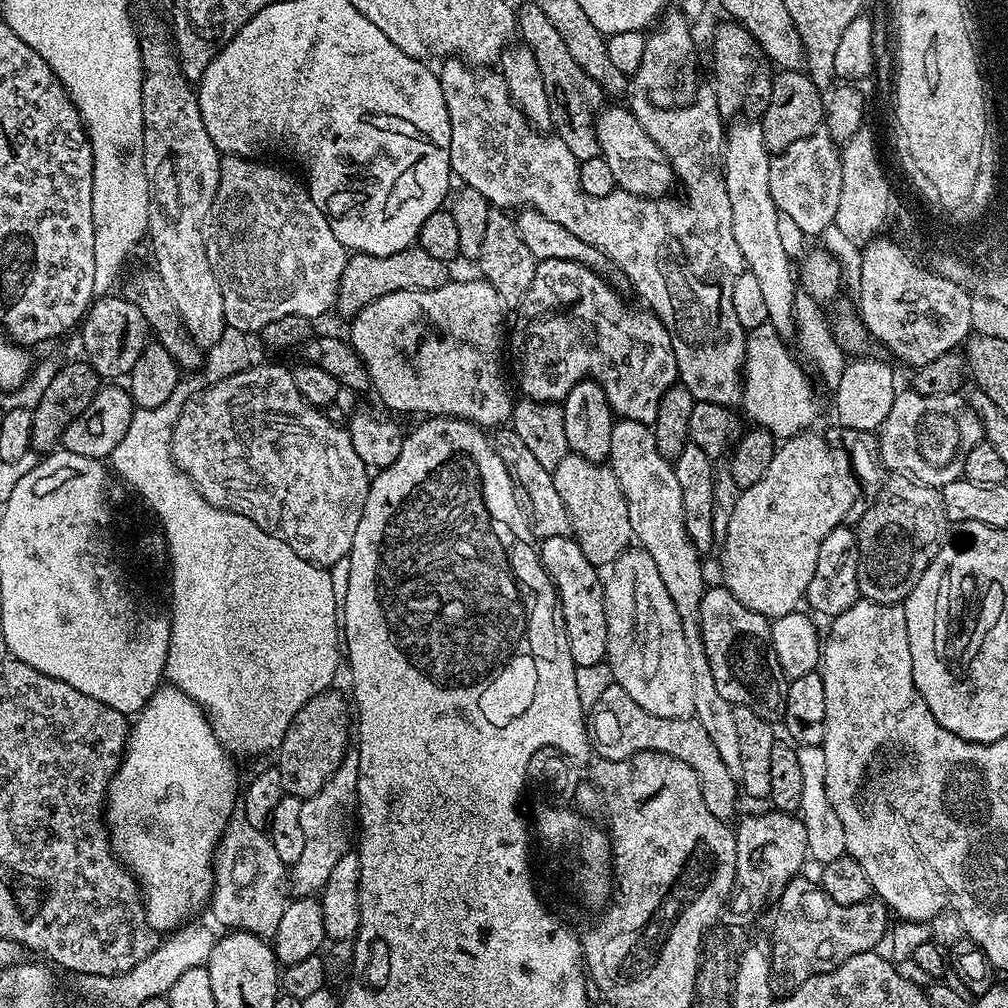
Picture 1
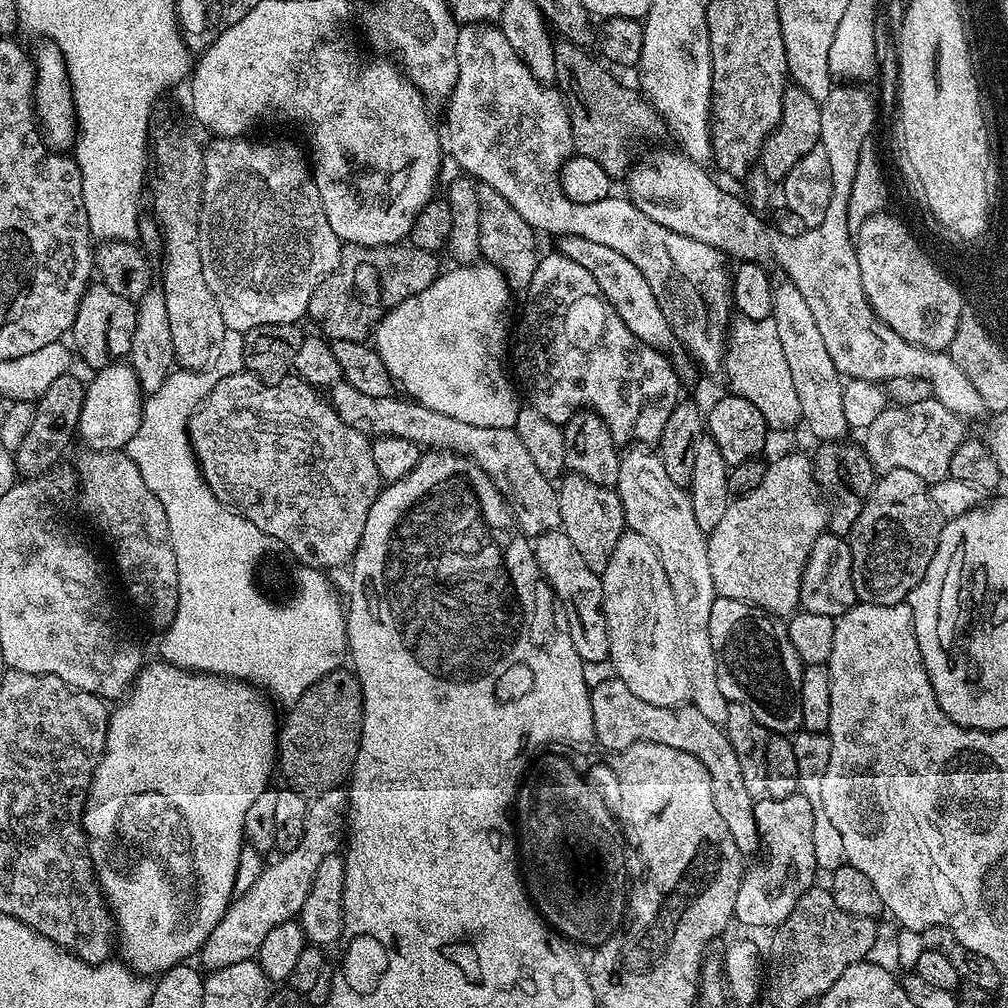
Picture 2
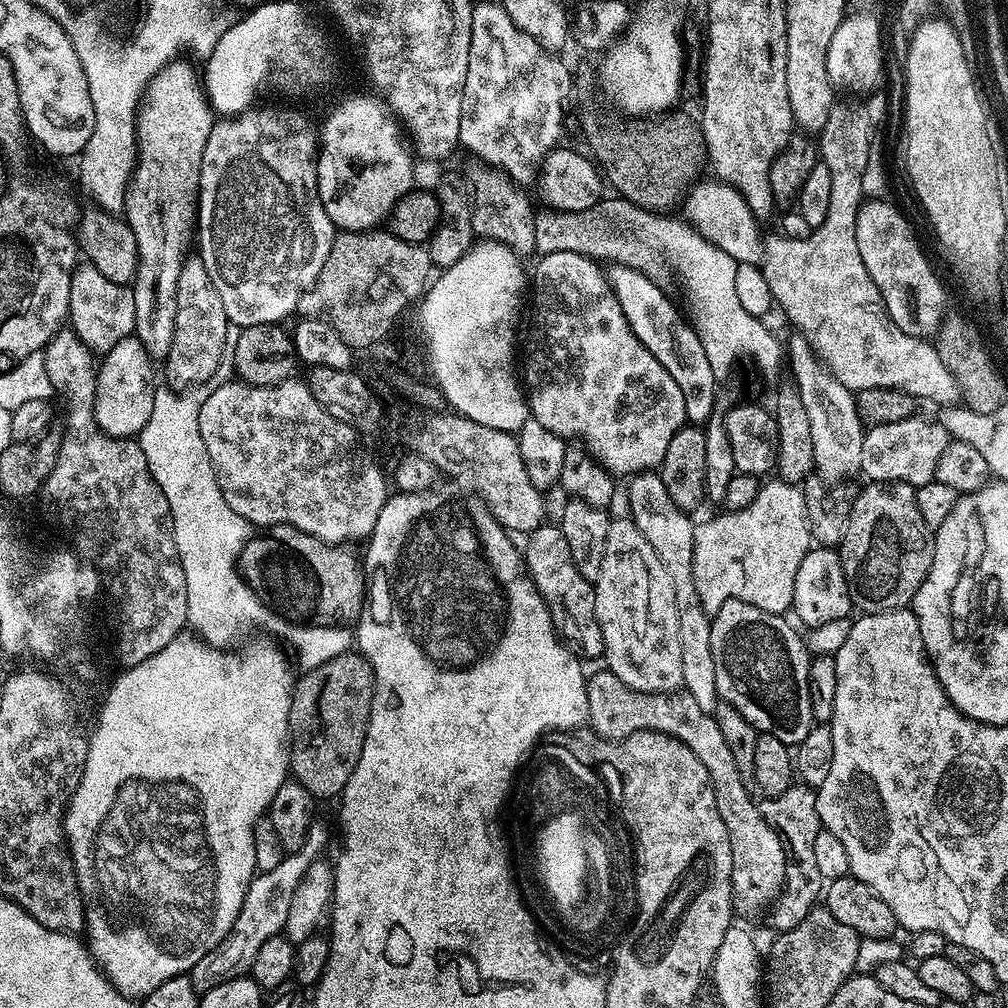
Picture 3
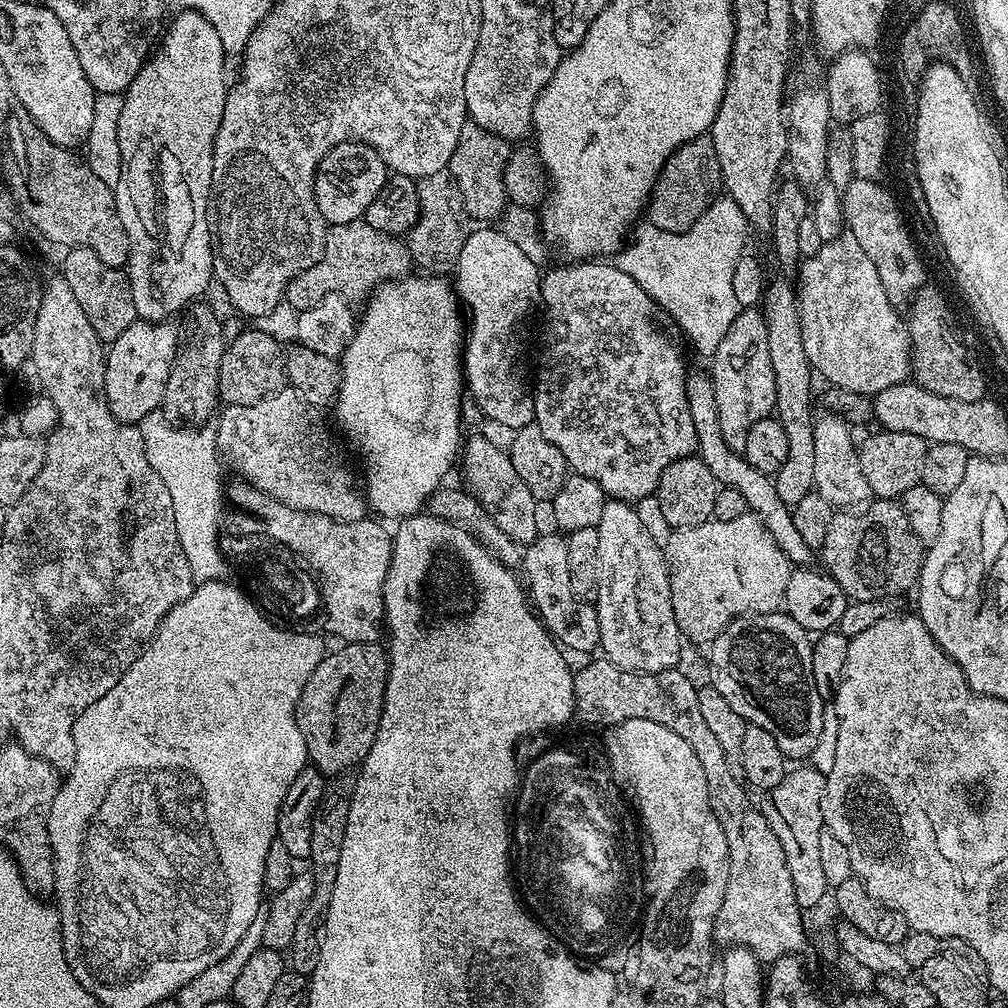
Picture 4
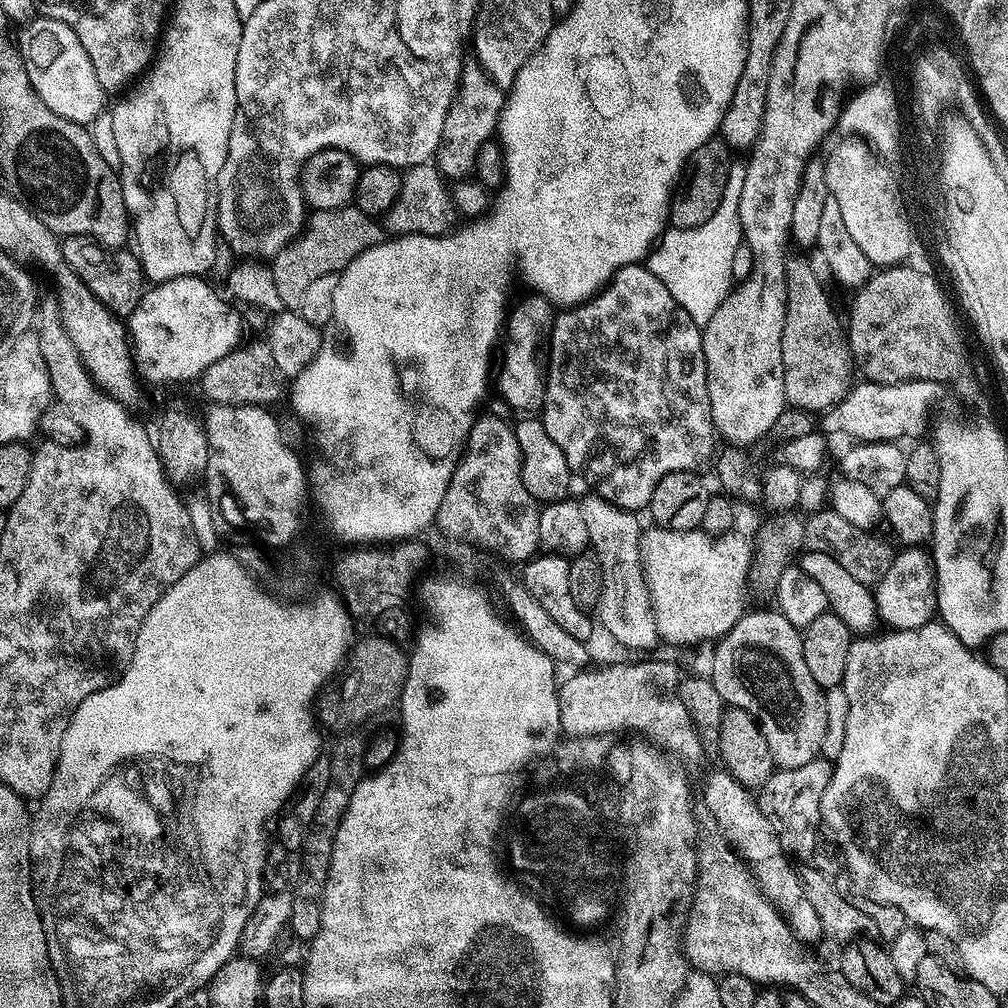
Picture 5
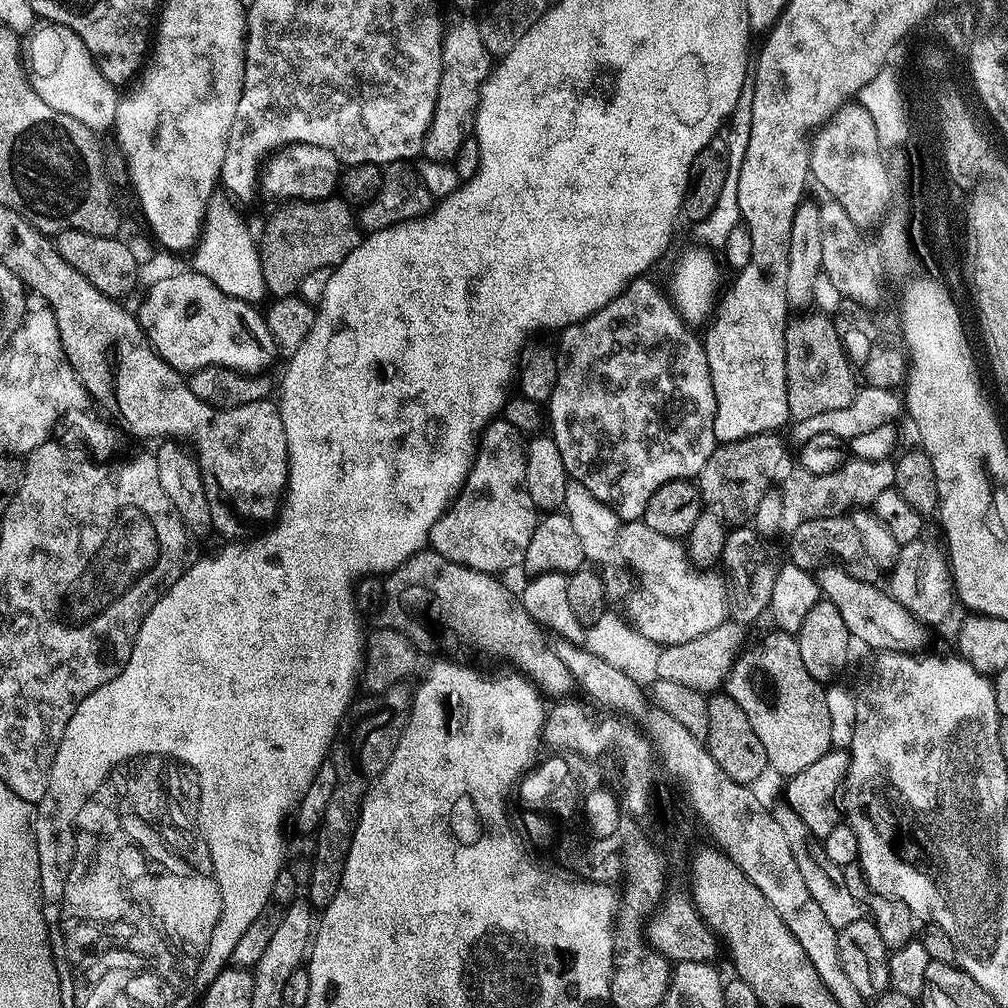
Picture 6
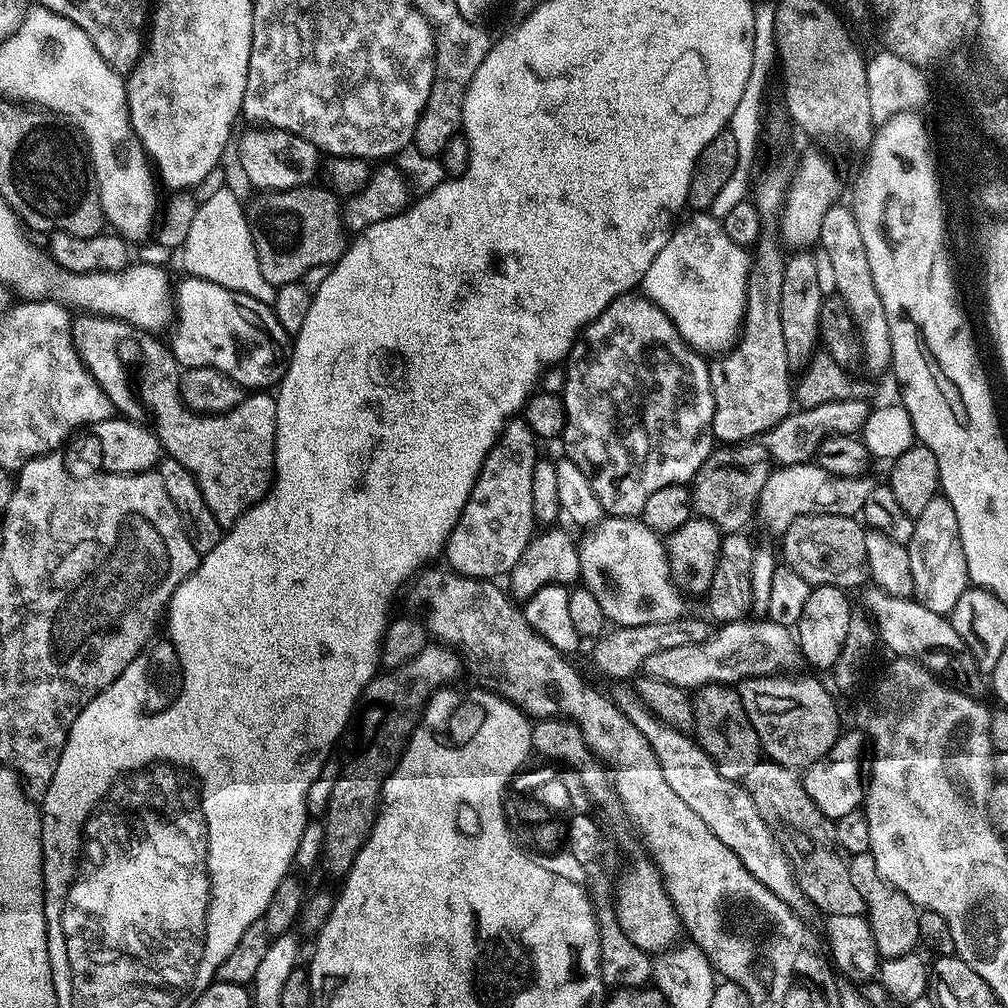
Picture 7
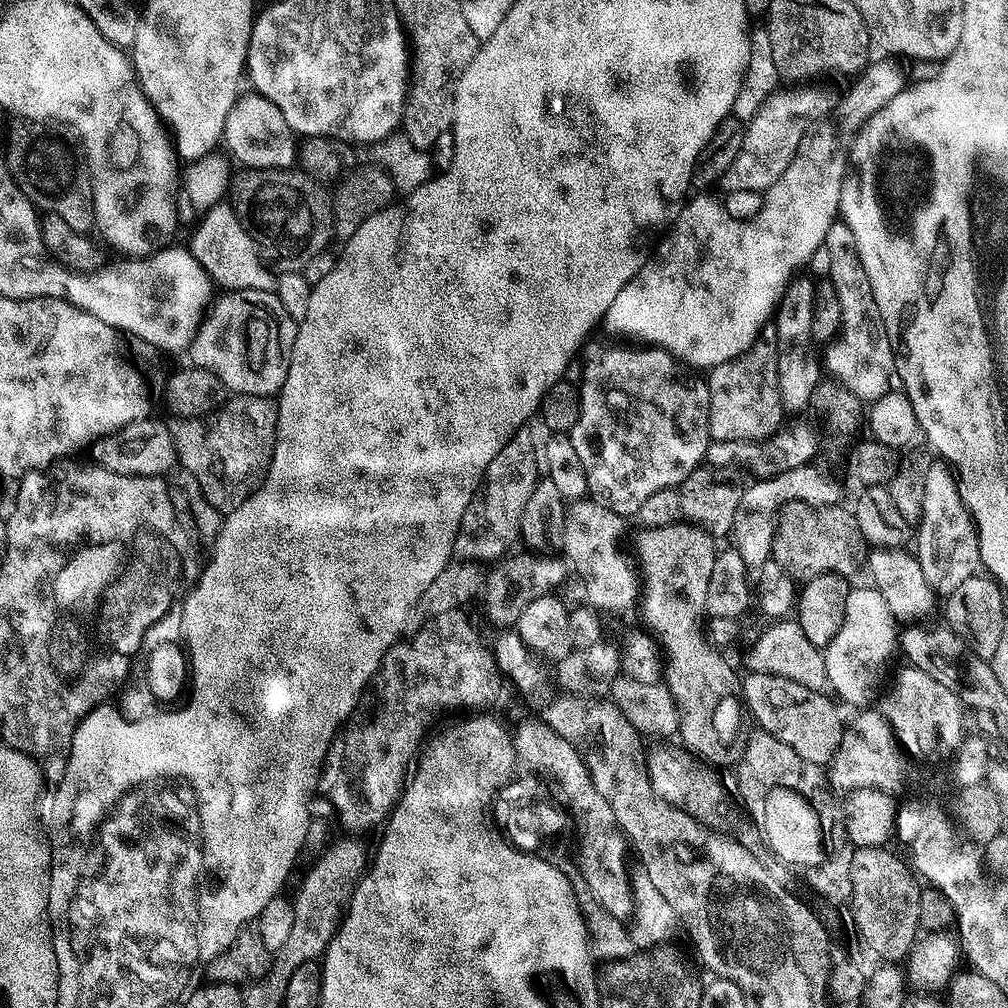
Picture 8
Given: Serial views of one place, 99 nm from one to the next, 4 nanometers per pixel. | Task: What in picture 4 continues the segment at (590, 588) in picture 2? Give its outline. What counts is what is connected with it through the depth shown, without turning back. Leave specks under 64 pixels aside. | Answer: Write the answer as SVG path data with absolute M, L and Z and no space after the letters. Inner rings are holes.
M537 535L531 544L523 549L524 558L523 583L526 585L526 595L539 616L540 623L548 629L552 639L561 649L572 652L592 652L600 648L600 627L595 607L587 600L580 600L570 590L570 569L566 559L567 539L563 535Z

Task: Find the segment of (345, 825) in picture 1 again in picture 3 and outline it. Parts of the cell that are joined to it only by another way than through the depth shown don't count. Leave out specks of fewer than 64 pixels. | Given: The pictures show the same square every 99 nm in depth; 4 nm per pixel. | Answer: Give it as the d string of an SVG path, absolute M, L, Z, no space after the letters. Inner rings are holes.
M320 822L313 823L312 829L308 831L306 842L297 852L290 852L285 855L274 870L266 870L252 877L246 890L244 908L238 914L230 934L206 958L200 959L193 966L190 973L192 989L197 994L203 994L214 990L214 986L222 986L224 982L236 980L240 976L248 976L252 971L254 958L258 958L258 950L270 938L281 935L286 922L286 913L290 910L290 898L294 898L294 890L306 874L309 866L321 855L324 843L328 840L328 832L320 825Z

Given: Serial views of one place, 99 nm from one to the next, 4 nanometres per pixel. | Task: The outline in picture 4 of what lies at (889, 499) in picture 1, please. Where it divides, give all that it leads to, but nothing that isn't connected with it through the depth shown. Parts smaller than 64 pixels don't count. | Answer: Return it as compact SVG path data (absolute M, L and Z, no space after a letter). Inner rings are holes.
M876 498L863 510L833 515L818 556L824 559L823 571L842 586L849 601L884 602L887 596L911 593L917 587L925 551L925 544L906 522L904 507L896 500Z

